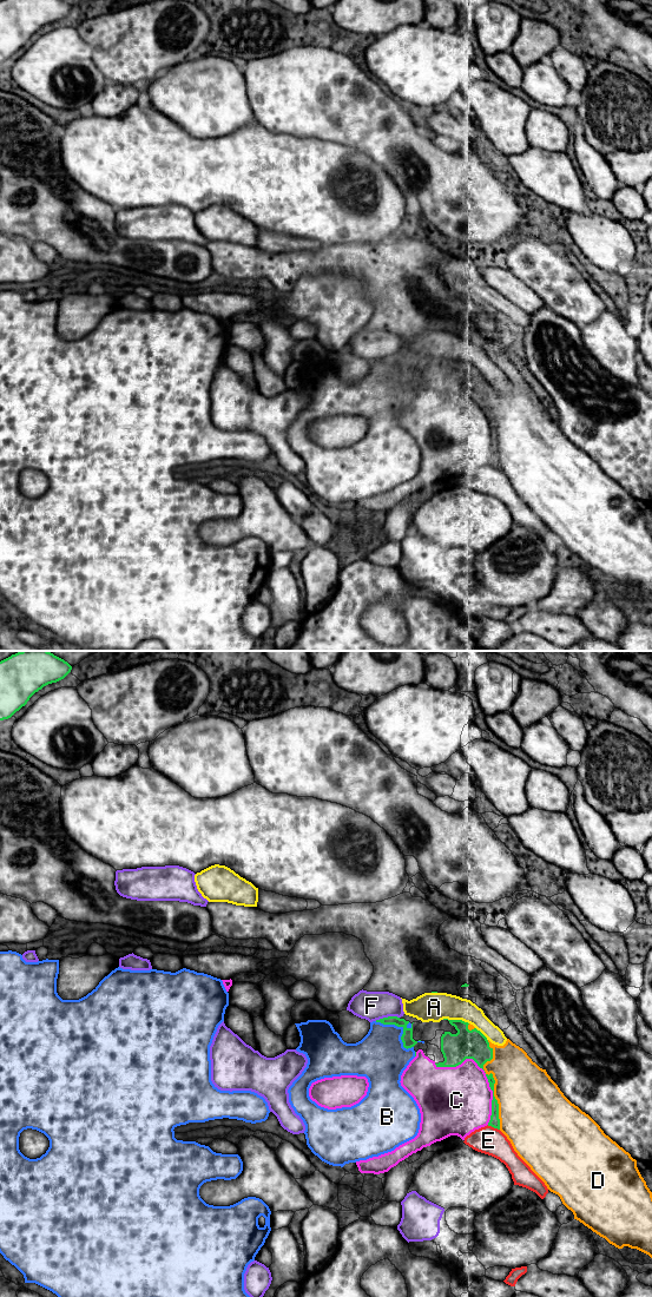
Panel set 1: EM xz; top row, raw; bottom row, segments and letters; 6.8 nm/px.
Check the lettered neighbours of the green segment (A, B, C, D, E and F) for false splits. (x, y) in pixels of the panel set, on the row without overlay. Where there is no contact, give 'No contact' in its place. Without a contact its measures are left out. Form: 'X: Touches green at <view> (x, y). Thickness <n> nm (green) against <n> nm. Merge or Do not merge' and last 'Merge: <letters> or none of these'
A: Touches green at xz (455, 360). Thickness 200 nm (green) against 190 nm. Do not merge
B: Touches green at xz (403, 368). Thickness 80 nm (green) against 340 nm. Do not merge
C: Touches green at xz (485, 412). Thickness 200 nm (green) against 440 nm. Do not merge
D: Touches green at xz (494, 422). Thickness 60 nm (green) against 400 nm. Do not merge
E: Touches green at xz (493, 466). Thickness 70 nm (green) against 190 nm. Do not merge
F: Touches green at xz (388, 356). Thickness 80 nm (green) against 200 nm. Do not merge
Merge: none of these

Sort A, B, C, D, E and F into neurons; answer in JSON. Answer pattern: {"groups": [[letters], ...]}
{"groups": [["A"], ["B"], ["C"], ["D"], ["E"], ["F"]]}

